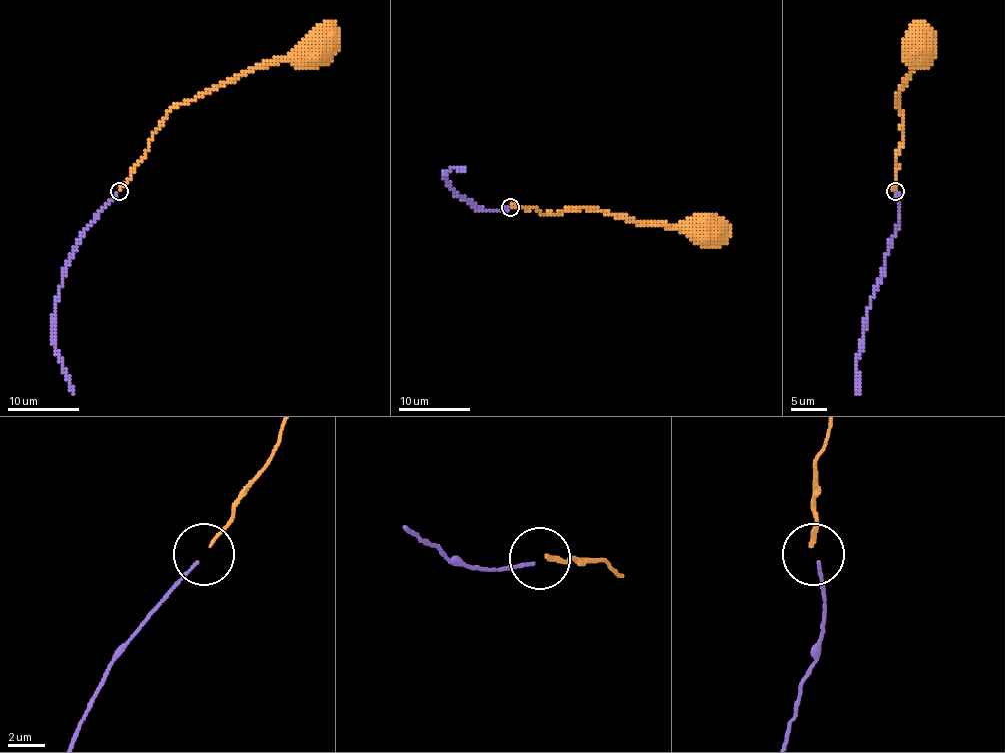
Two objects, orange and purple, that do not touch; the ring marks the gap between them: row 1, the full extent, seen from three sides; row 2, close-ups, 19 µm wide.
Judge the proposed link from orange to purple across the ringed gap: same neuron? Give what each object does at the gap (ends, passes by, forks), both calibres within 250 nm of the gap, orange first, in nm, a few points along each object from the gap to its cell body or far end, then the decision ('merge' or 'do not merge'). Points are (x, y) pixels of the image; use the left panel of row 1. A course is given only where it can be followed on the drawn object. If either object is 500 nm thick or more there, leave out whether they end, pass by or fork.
orange ends there; purple ends there; 200 nm thick on the orange side, 180 nm on the other; orange runs (121, 189), (171, 108), (260, 67), (314, 58), (325, 47); purple runs (117, 194), (85, 232), (69, 262), (56, 300), (52, 321), (54, 352), (74, 393); do not merge

